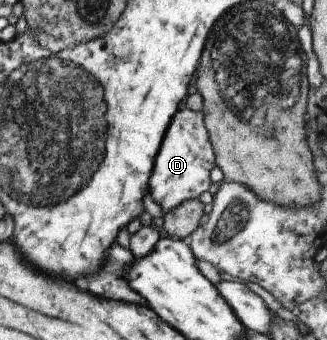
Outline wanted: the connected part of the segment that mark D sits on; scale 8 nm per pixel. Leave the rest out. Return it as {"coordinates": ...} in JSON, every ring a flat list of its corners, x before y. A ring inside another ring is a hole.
{"coordinates":[[179,110,173,116,157,152,149,178,148,193,161,207,162,214,167,213,181,202,198,199,202,192,207,191,211,184,209,173,214,166,214,153,204,126,203,114,193,110]]}

